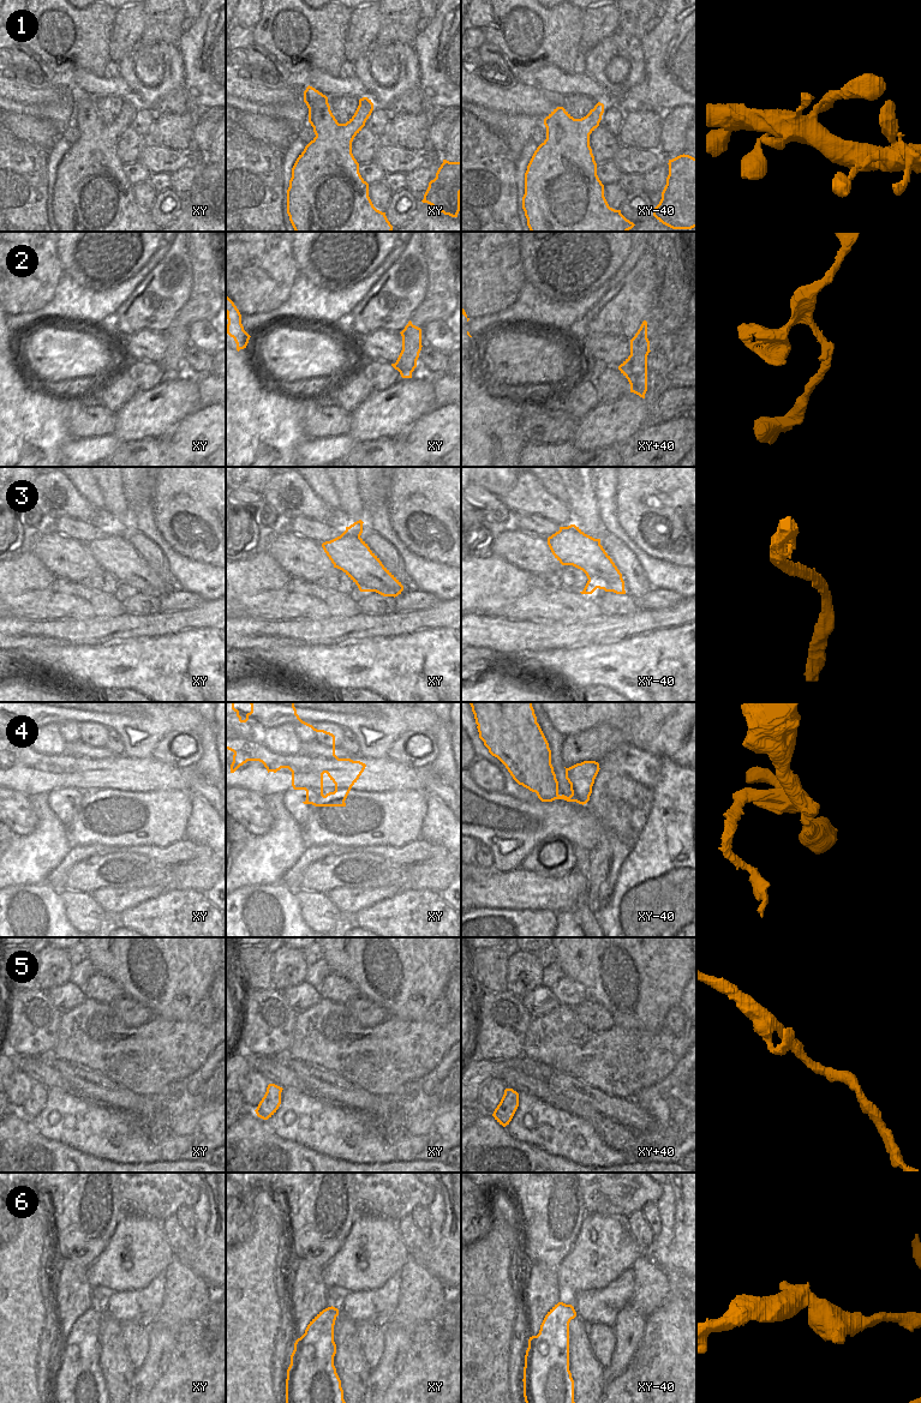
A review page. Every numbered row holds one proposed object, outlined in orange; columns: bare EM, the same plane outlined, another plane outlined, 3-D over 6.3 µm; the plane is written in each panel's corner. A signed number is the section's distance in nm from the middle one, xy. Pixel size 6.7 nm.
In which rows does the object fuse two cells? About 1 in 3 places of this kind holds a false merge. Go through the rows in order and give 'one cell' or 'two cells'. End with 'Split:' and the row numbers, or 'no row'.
1: one cell
2: one cell
3: one cell
4: two cells
5: one cell
6: two cells
Split: 4, 6

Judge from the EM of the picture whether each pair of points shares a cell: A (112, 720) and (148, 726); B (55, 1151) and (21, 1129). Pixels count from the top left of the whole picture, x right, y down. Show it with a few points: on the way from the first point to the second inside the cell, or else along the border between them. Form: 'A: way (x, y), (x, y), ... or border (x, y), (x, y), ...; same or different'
A: way (120, 720), (139, 720); same
B: way (47, 1146), (34, 1143), (29, 1138); same

